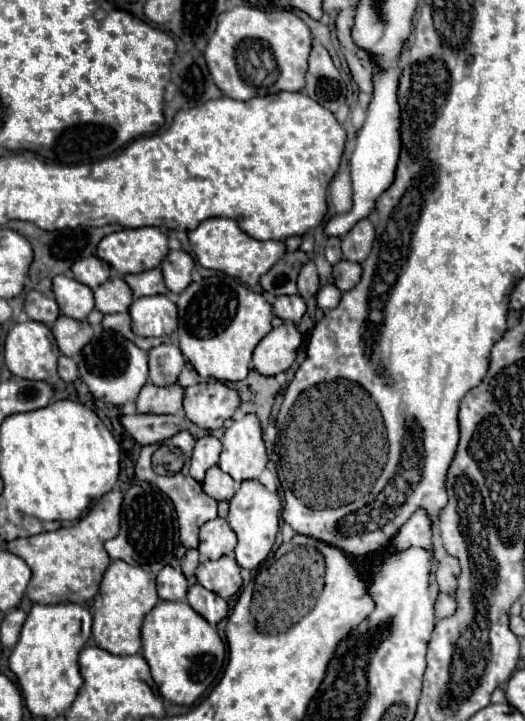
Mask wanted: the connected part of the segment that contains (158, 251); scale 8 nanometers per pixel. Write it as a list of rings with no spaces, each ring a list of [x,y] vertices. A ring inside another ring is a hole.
[[[159,227],[121,229],[105,235],[97,245],[97,257],[121,273],[141,273],[159,267],[167,253],[167,235]]]

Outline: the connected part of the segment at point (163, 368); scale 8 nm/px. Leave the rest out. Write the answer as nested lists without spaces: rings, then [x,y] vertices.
[[[161,343],[149,351],[149,379],[155,385],[173,385],[183,365],[183,353],[173,343]]]

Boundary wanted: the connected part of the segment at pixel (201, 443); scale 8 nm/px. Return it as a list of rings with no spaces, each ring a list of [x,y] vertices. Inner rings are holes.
[[[205,435],[201,439],[197,439],[193,457],[191,457],[191,475],[197,481],[203,481],[205,471],[213,465],[217,465],[219,461],[219,453],[221,453],[221,441],[213,435]]]

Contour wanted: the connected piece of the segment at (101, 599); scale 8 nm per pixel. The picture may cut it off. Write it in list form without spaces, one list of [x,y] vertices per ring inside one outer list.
[[[111,561],[101,587],[93,601],[93,637],[97,645],[113,655],[135,655],[141,649],[141,623],[143,617],[159,601],[155,591],[155,575],[133,567],[125,561]]]

